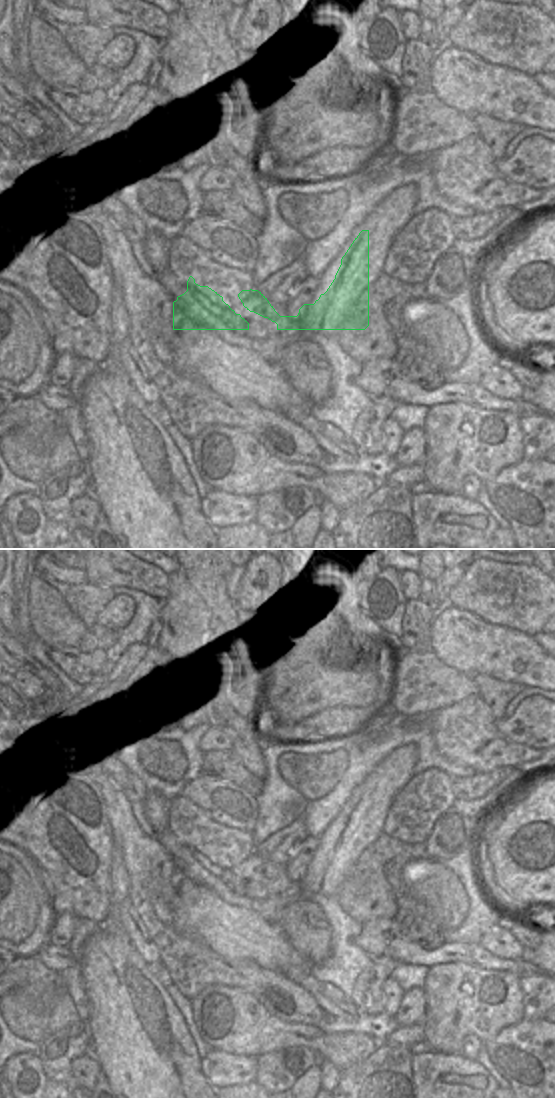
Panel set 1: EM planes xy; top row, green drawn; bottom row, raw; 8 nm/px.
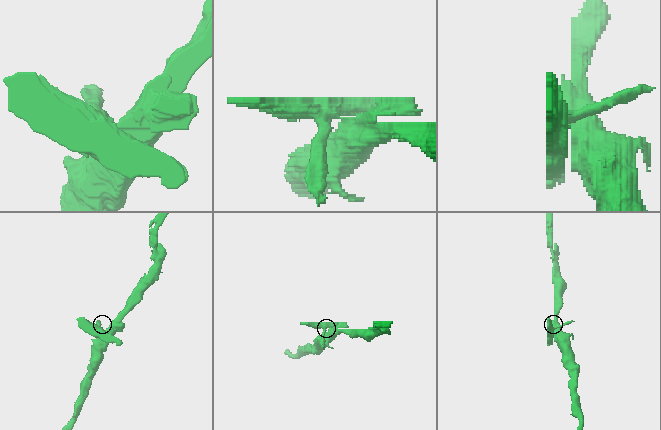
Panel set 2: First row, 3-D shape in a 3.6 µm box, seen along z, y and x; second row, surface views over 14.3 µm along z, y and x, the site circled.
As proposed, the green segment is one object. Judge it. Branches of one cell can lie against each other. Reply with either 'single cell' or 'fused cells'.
fused cells

